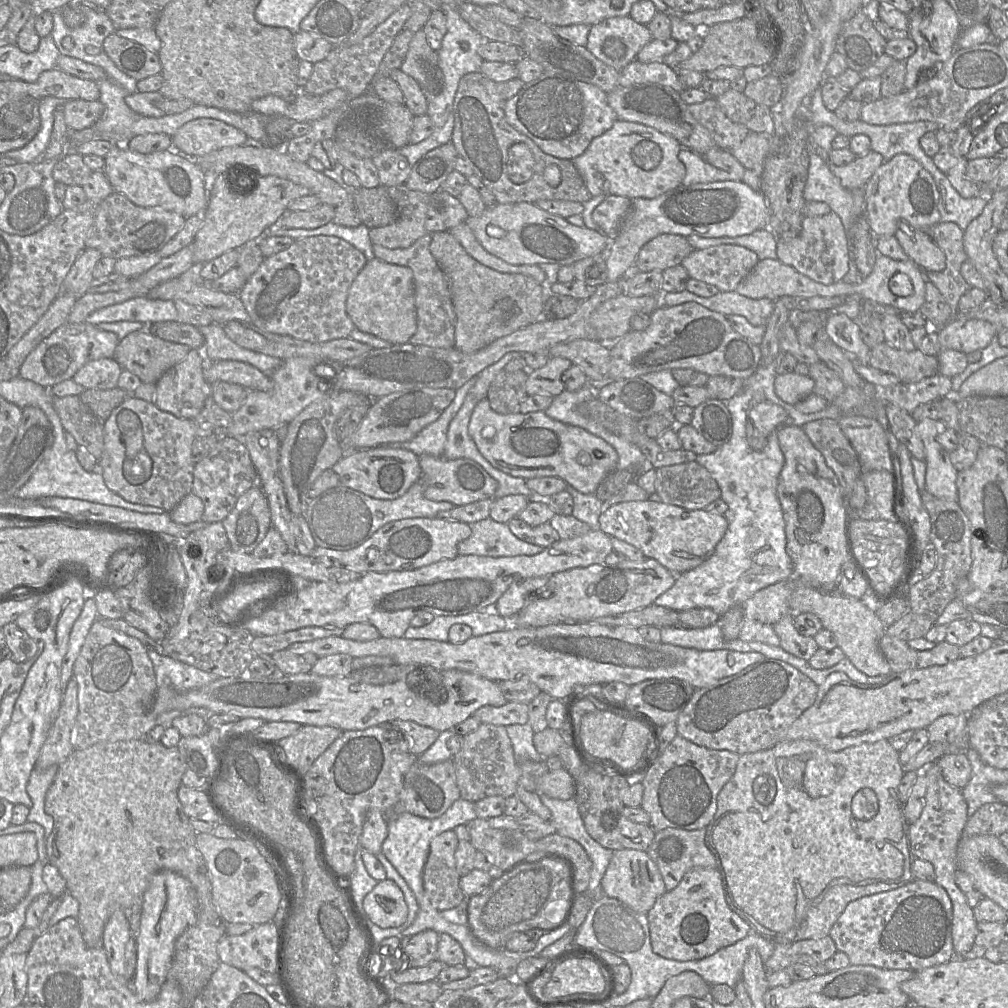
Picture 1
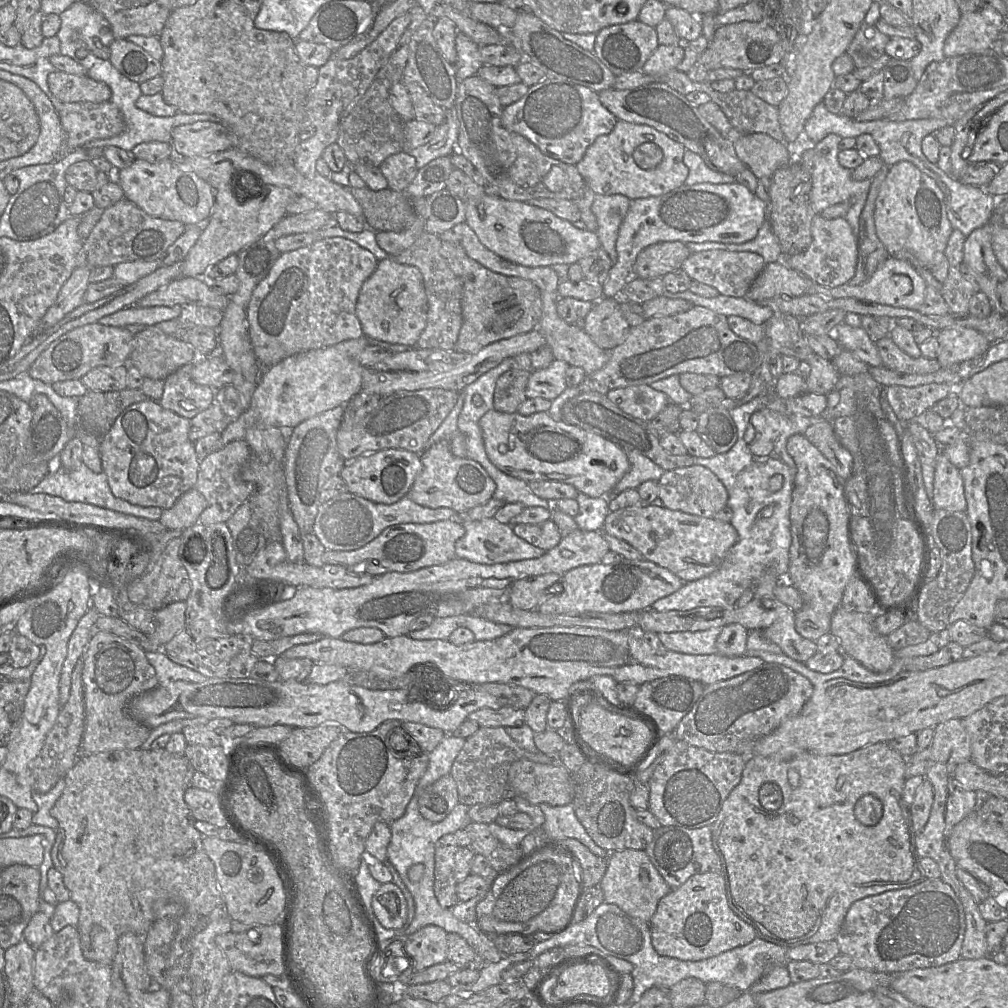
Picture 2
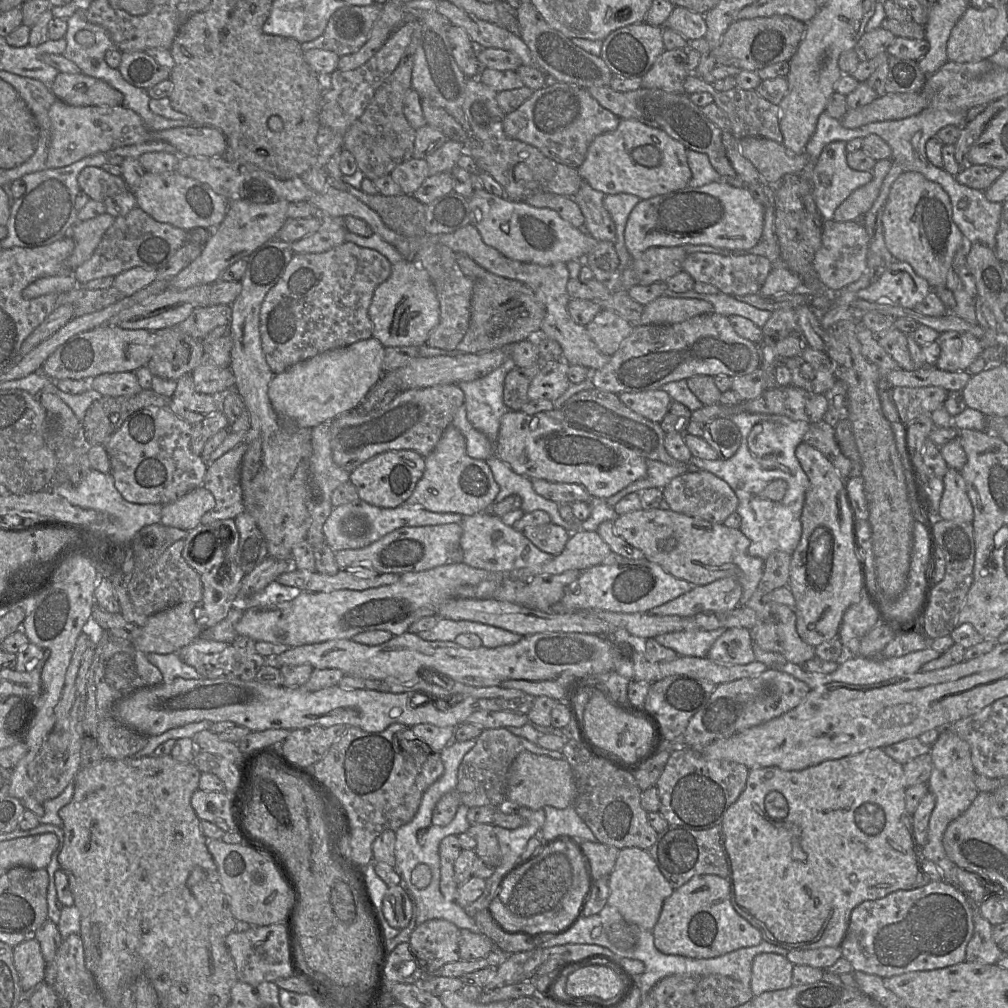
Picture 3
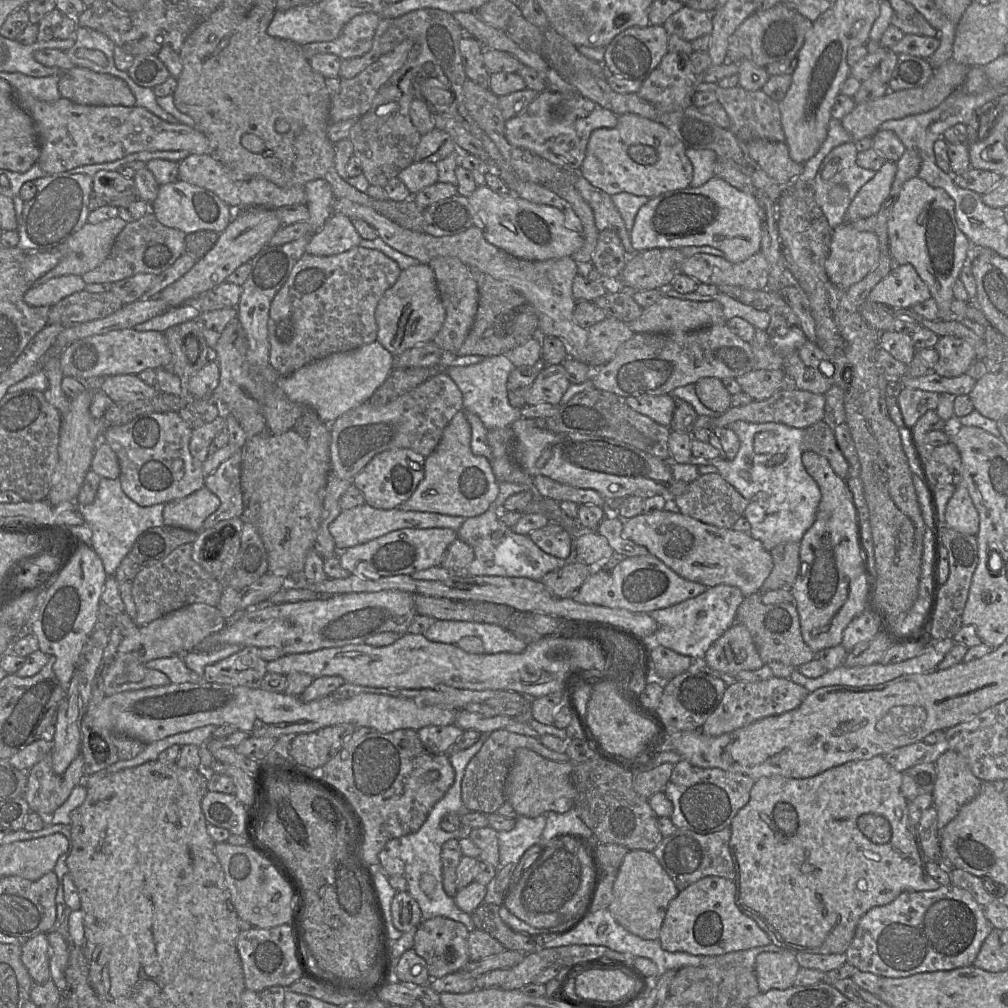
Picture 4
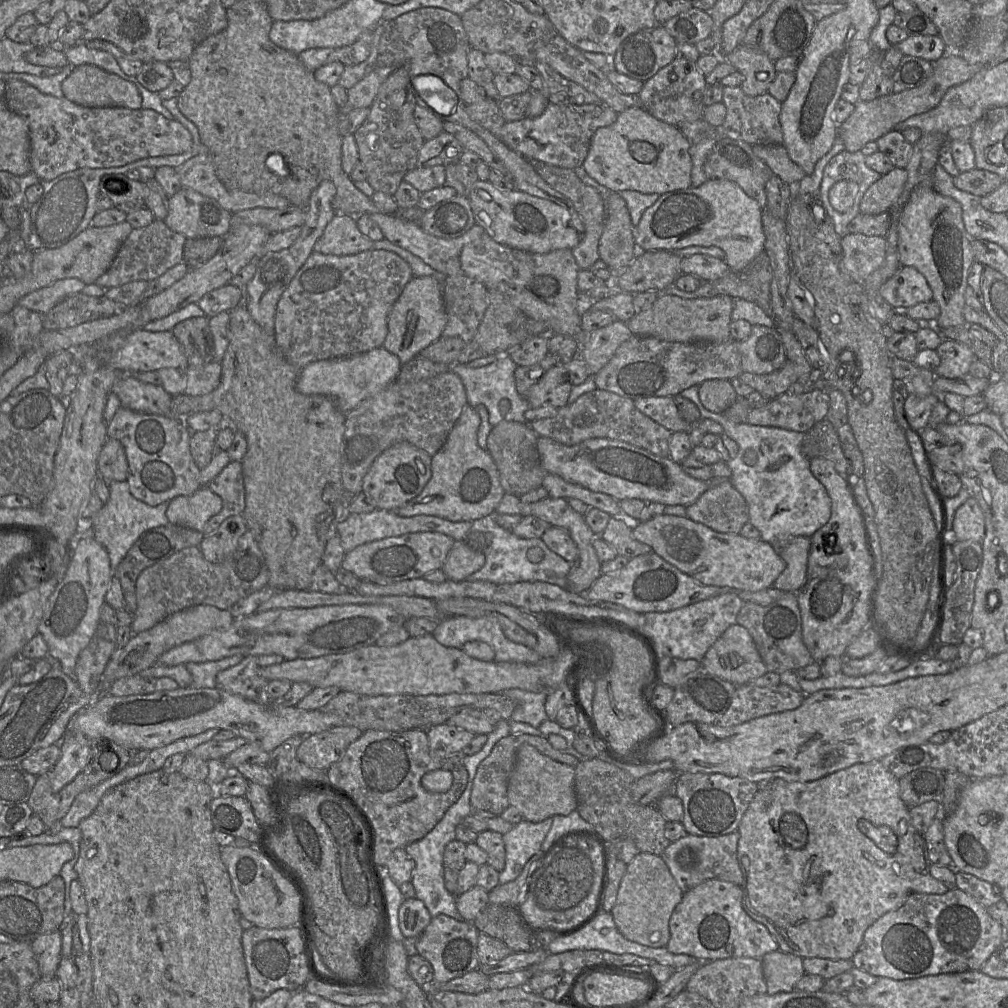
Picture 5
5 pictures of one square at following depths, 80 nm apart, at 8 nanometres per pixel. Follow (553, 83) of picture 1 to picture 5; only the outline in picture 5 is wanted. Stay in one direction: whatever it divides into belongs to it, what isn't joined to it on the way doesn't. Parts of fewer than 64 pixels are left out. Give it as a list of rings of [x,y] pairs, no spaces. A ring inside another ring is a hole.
[[[549,102],[544,112],[536,118],[524,117],[517,121],[506,122],[497,138],[509,149],[531,162],[574,170],[586,159],[595,131],[614,123],[617,115],[614,110],[601,102],[583,105]]]

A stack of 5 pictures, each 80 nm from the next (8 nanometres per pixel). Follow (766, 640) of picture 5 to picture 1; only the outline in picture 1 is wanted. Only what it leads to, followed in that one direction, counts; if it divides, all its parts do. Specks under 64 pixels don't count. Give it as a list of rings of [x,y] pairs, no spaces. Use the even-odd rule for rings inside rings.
[[[793,613],[787,614],[773,625],[780,640],[779,646],[786,652],[808,661],[819,646],[812,636],[804,636],[796,630],[793,617]]]

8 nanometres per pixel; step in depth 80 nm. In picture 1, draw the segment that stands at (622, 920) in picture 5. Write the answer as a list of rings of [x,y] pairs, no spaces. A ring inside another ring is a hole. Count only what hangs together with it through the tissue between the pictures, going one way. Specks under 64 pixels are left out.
[[[622,849],[614,851],[601,881],[602,892],[636,912],[647,914],[656,900],[666,892],[662,875],[646,851]]]

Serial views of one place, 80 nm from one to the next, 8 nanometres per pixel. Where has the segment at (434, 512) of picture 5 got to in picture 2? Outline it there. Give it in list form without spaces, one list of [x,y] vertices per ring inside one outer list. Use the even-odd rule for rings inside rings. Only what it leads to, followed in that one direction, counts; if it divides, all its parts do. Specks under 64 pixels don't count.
[[[441,440],[420,454],[421,470],[406,496],[415,503],[429,508],[446,507],[457,513],[490,500],[497,488],[496,483],[478,462],[455,456],[445,440]]]

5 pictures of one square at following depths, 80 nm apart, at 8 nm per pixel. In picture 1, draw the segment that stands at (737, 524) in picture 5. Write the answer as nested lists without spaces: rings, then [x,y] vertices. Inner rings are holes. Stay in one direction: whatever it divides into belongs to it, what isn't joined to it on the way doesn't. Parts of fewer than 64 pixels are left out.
[[[696,461],[664,466],[656,469],[655,488],[661,501],[687,510],[704,510],[711,502],[721,498],[721,490],[710,472]]]

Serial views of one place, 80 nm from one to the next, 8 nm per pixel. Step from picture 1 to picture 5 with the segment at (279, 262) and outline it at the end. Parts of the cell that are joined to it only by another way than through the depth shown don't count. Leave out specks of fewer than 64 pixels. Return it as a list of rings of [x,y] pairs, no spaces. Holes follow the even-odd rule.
[[[372,249],[344,256],[313,252],[277,303],[273,335],[278,350],[291,365],[302,369],[319,360],[352,356],[382,347],[388,333],[389,311],[412,277],[410,265],[391,251]]]

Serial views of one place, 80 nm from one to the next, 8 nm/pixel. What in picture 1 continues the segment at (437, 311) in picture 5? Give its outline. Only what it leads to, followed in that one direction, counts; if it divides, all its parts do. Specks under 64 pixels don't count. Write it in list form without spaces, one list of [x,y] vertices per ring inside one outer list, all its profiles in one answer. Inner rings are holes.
[[[373,258],[351,284],[346,311],[355,327],[392,344],[409,343],[417,329],[413,272],[409,267]]]

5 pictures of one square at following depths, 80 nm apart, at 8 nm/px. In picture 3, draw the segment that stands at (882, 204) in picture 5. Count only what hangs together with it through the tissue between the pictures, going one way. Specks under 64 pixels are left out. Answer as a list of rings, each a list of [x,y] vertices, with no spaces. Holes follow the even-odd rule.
[[[891,159],[877,161],[872,170],[873,179],[854,190],[850,196],[837,207],[833,215],[833,220],[837,222],[861,220],[879,196],[883,181],[891,167]]]

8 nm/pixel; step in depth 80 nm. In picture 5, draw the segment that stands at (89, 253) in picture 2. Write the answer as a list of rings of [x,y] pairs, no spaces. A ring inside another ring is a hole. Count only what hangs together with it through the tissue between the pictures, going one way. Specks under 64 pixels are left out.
[[[155,219],[146,227],[132,229],[120,246],[109,269],[96,280],[96,284],[110,289],[133,281],[150,282],[183,261],[185,240],[184,235],[171,230],[159,219]]]

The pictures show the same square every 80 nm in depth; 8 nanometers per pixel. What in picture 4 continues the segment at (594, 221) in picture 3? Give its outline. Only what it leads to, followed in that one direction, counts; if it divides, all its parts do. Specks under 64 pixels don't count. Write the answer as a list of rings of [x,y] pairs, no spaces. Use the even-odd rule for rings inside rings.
[[[577,172],[575,188],[593,210],[595,225],[599,232],[611,229],[618,233],[627,255],[634,254],[629,232],[625,223],[612,202],[611,195],[594,187],[579,172]]]

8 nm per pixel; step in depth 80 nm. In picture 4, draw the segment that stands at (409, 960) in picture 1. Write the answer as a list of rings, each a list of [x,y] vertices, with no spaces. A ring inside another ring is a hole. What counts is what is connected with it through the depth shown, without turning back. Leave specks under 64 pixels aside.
[[[442,916],[423,920],[418,925],[412,949],[425,960],[430,979],[458,972],[471,961],[468,954],[469,932],[464,924]]]

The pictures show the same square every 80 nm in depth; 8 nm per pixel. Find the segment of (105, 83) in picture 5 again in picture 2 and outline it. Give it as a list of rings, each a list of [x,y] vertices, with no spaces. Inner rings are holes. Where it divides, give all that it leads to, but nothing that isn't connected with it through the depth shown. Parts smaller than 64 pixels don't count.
[[[55,71],[48,75],[48,87],[51,94],[62,103],[102,103],[111,99],[109,86],[87,75]]]

